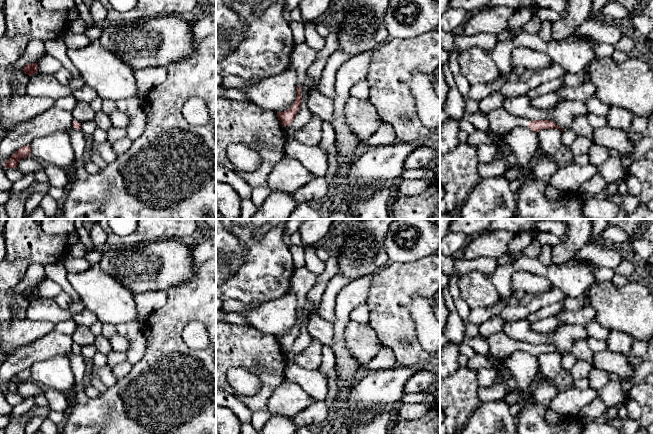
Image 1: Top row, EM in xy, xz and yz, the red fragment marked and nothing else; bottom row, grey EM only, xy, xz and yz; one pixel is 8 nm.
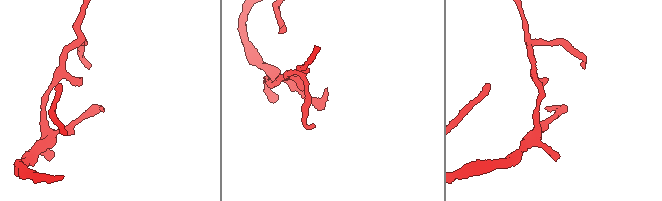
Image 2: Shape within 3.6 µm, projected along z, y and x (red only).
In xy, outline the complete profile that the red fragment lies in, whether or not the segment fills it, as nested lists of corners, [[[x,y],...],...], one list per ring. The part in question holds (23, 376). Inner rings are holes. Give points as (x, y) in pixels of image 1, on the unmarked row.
[[[25,369],[18,373],[10,382],[4,387],[5,392],[17,392],[18,386],[22,382],[30,380],[31,372],[30,369]]]

